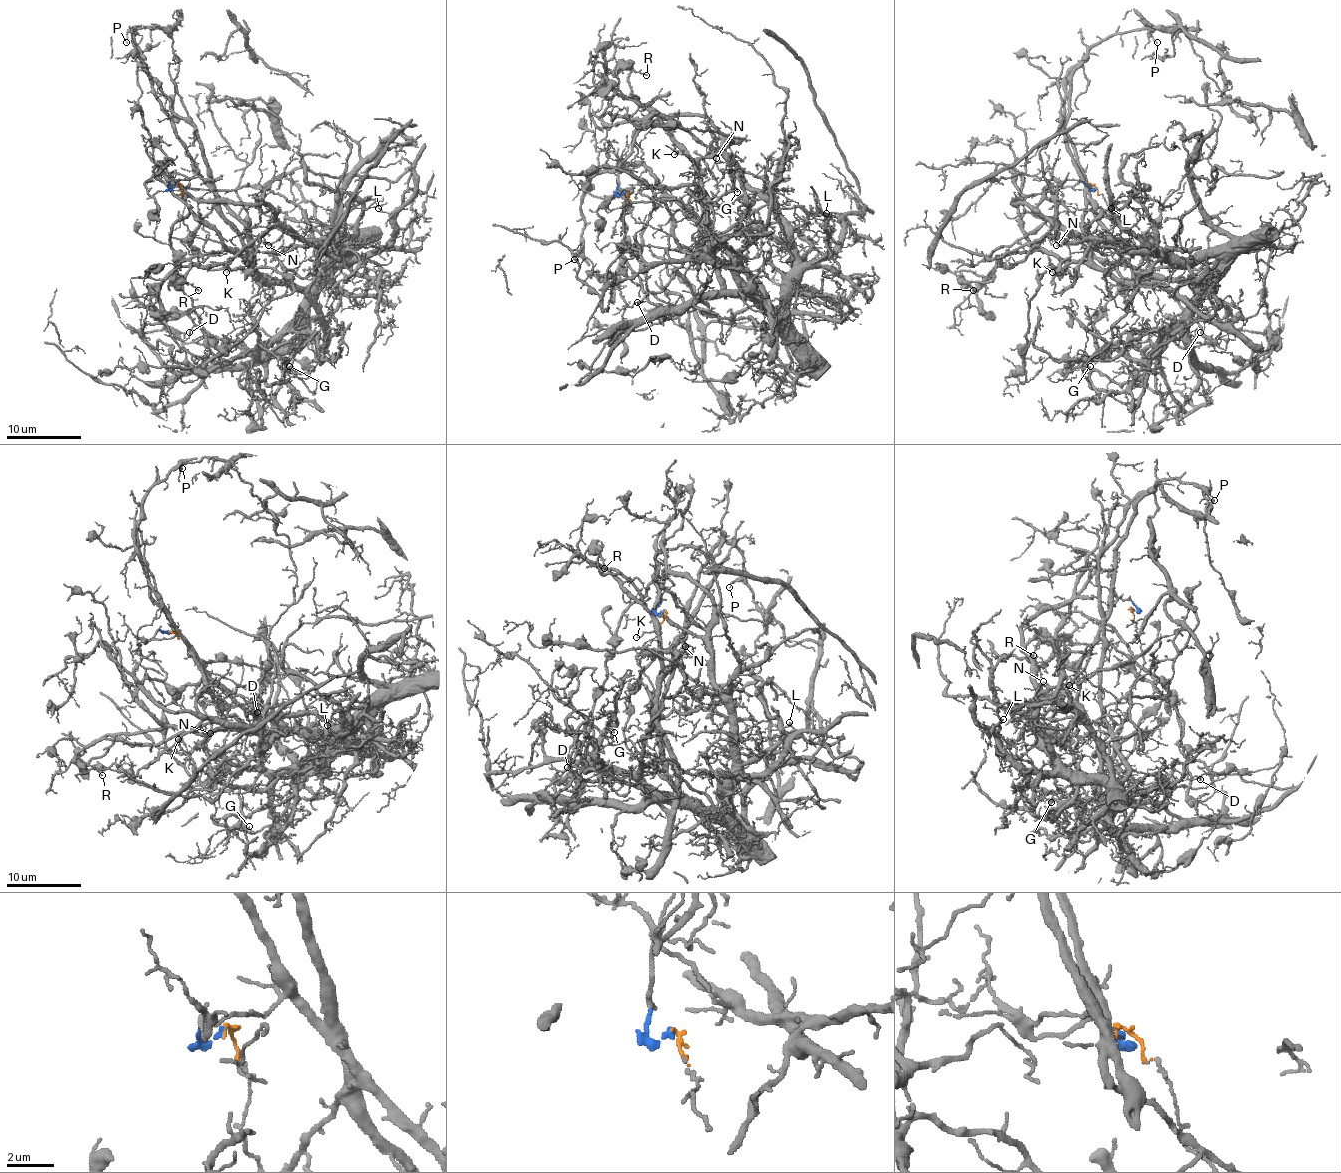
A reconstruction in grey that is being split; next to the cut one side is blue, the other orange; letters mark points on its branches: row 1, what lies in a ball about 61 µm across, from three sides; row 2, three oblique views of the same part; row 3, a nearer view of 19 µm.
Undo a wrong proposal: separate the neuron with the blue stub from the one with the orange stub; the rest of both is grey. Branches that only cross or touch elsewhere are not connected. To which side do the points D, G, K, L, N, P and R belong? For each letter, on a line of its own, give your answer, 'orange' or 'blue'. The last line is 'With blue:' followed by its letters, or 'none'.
D: blue
G: orange
K: blue
L: orange
N: orange
P: blue
R: blue
With blue: D, K, P, R

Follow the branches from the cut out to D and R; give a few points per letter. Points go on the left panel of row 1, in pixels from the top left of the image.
D: (175, 186), (196, 175), (246, 229), (252, 259), (192, 212), (174, 225), (175, 283), (198, 317), (189, 332)
R: (175, 186), (198, 177), (246, 229), (252, 261), (230, 250), (196, 255), (181, 281), (198, 291)

